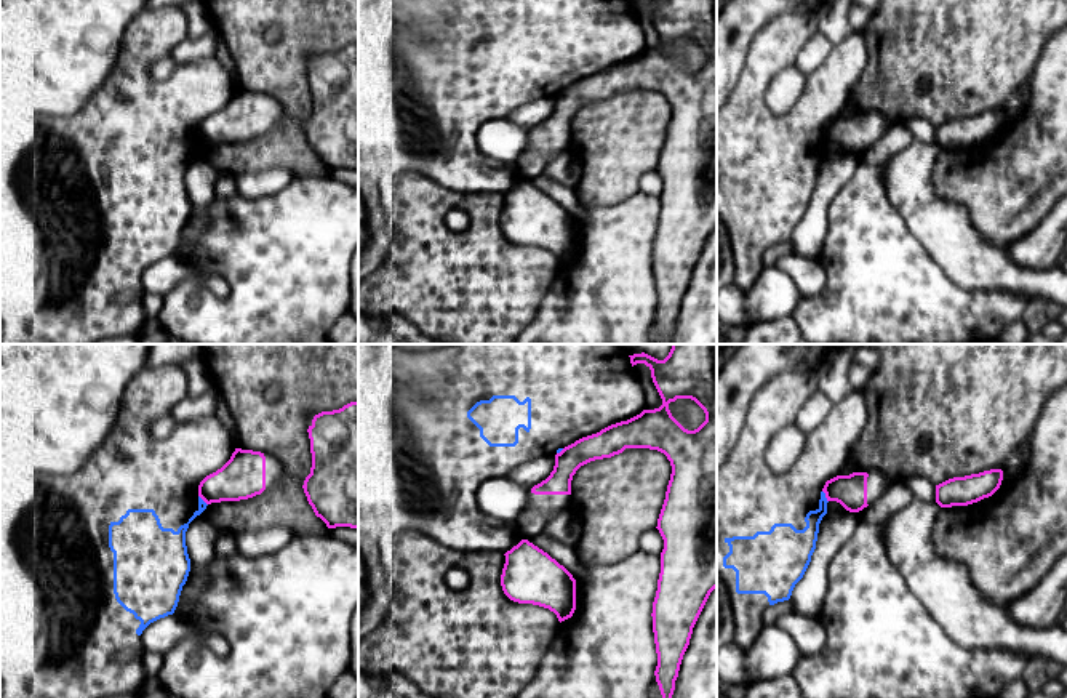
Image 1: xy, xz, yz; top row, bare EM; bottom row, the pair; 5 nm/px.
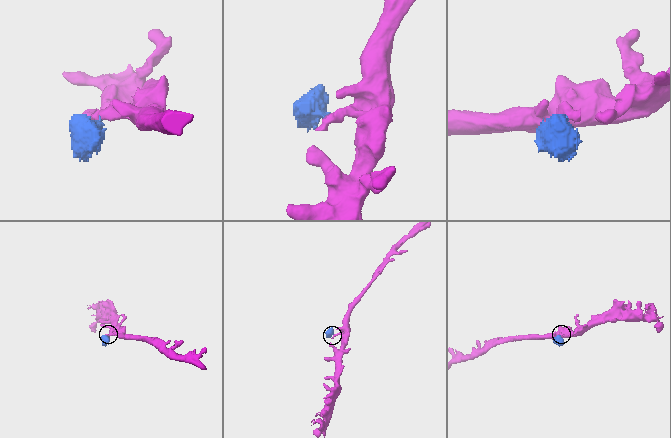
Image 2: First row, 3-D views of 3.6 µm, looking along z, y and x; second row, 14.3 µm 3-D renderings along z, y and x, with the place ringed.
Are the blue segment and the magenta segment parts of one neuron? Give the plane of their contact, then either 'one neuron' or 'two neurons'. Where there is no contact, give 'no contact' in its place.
yz | two neurons

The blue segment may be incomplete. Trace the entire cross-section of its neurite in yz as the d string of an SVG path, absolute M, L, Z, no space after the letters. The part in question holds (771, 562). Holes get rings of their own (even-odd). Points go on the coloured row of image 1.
M851 363L851 392L833 403L824 423L808 434L798 459L784 474L768 467L765 450L777 431L795 423L798 410L819 389L819 383L816 371L782 371L773 376L755 394L734 448L717 469L717 572L733 602L733 642L742 648L749 648L758 639L765 626L765 612L790 599L811 562L819 524L827 514L829 501L822 488L849 463L853 447L869 419L864 384L870 375L869 368Z

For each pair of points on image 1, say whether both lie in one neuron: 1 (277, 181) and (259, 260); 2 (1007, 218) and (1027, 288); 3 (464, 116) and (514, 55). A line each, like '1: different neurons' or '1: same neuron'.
1: different neurons
2: different neurons
3: same neuron

